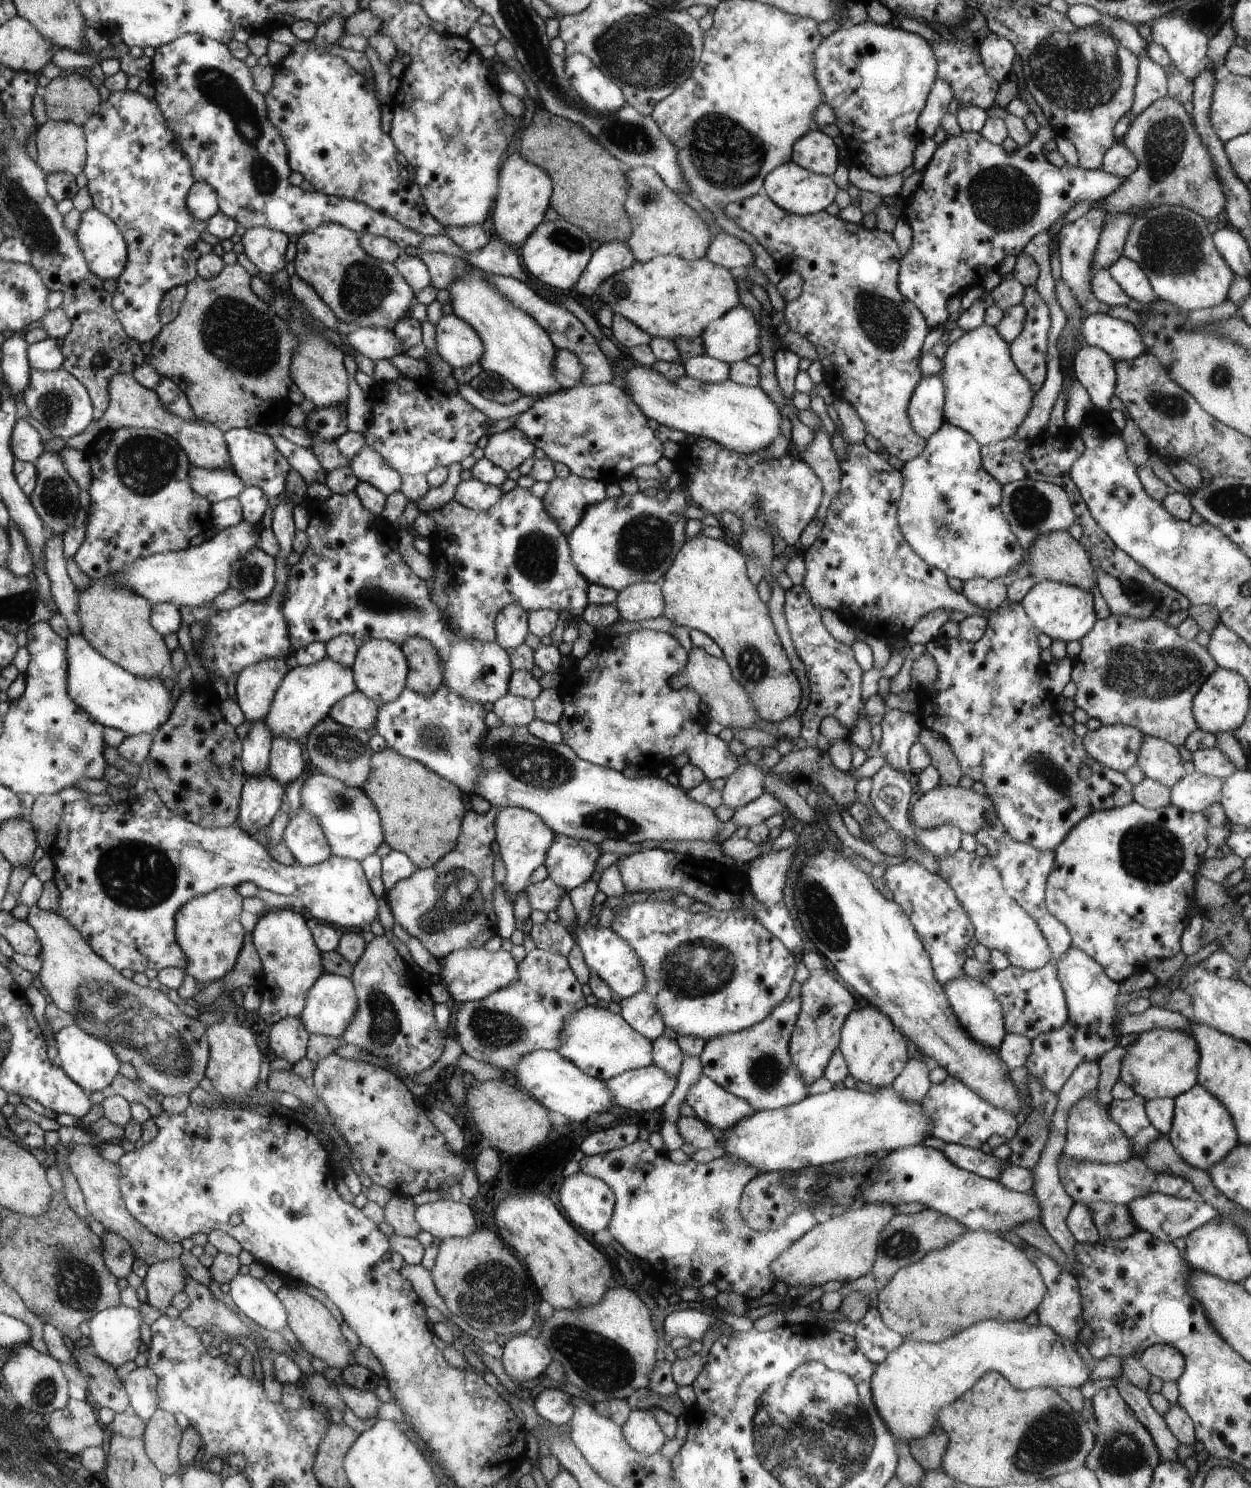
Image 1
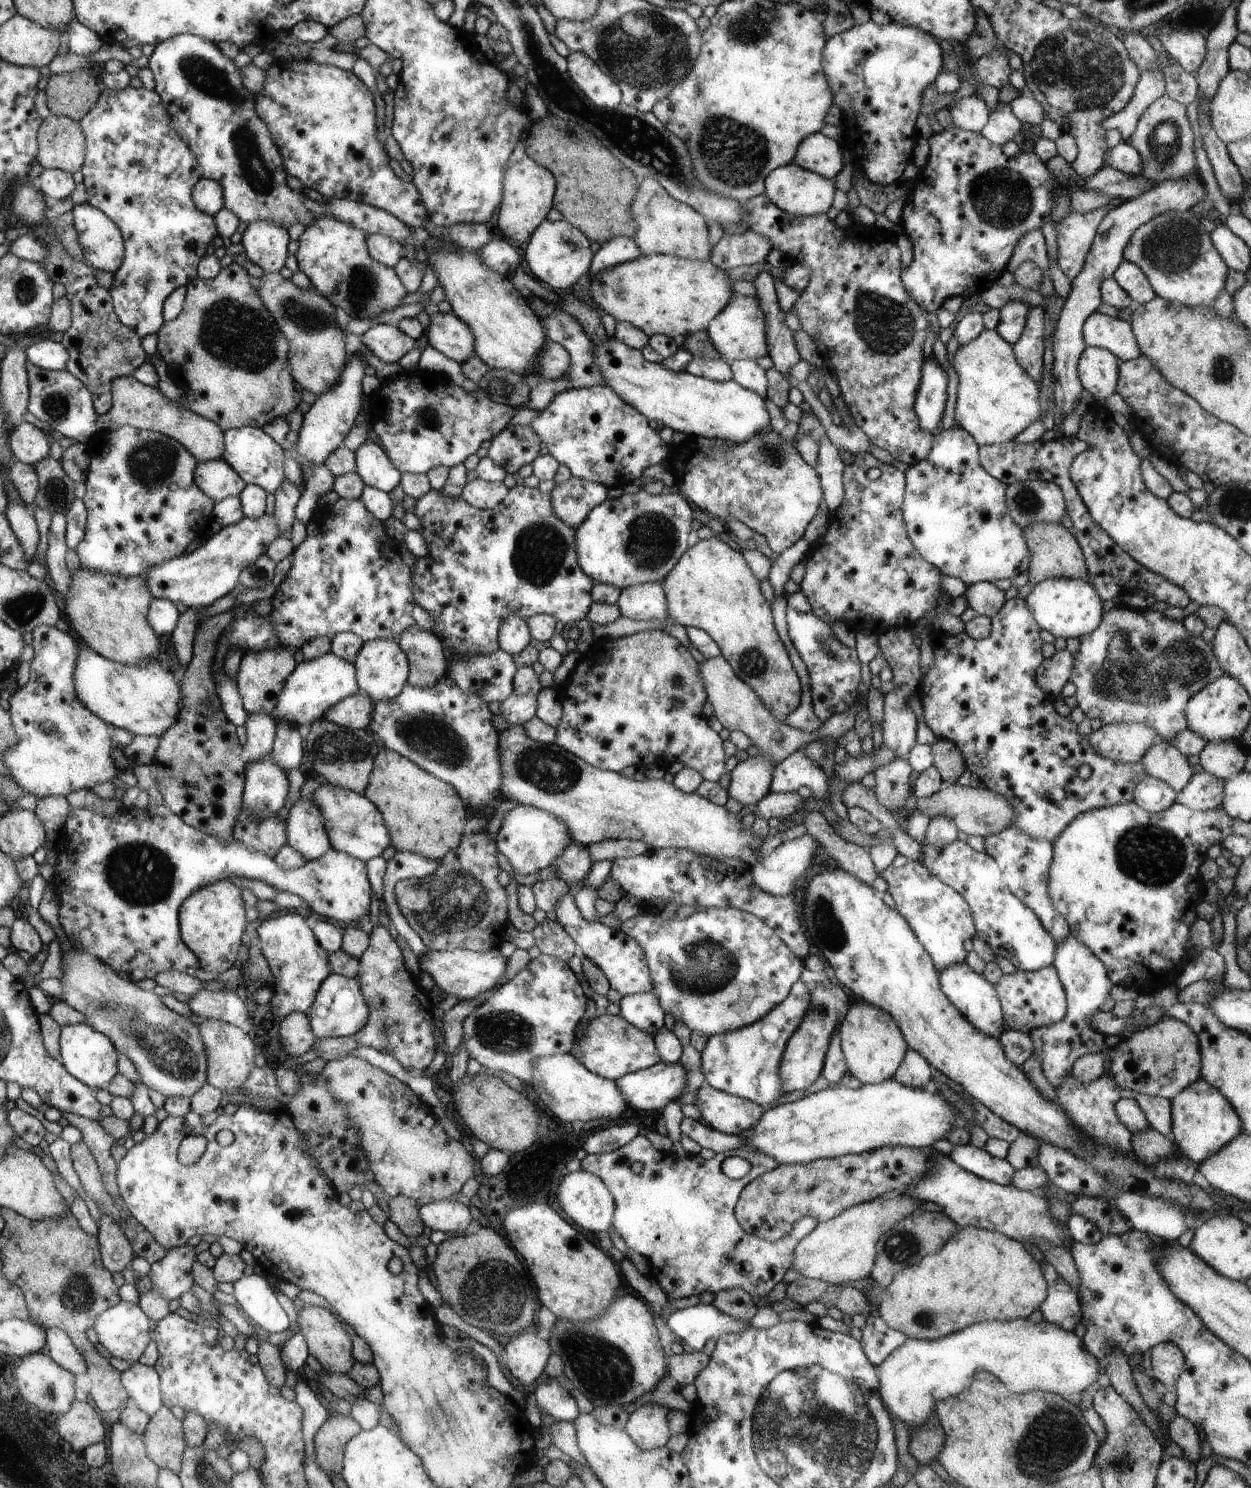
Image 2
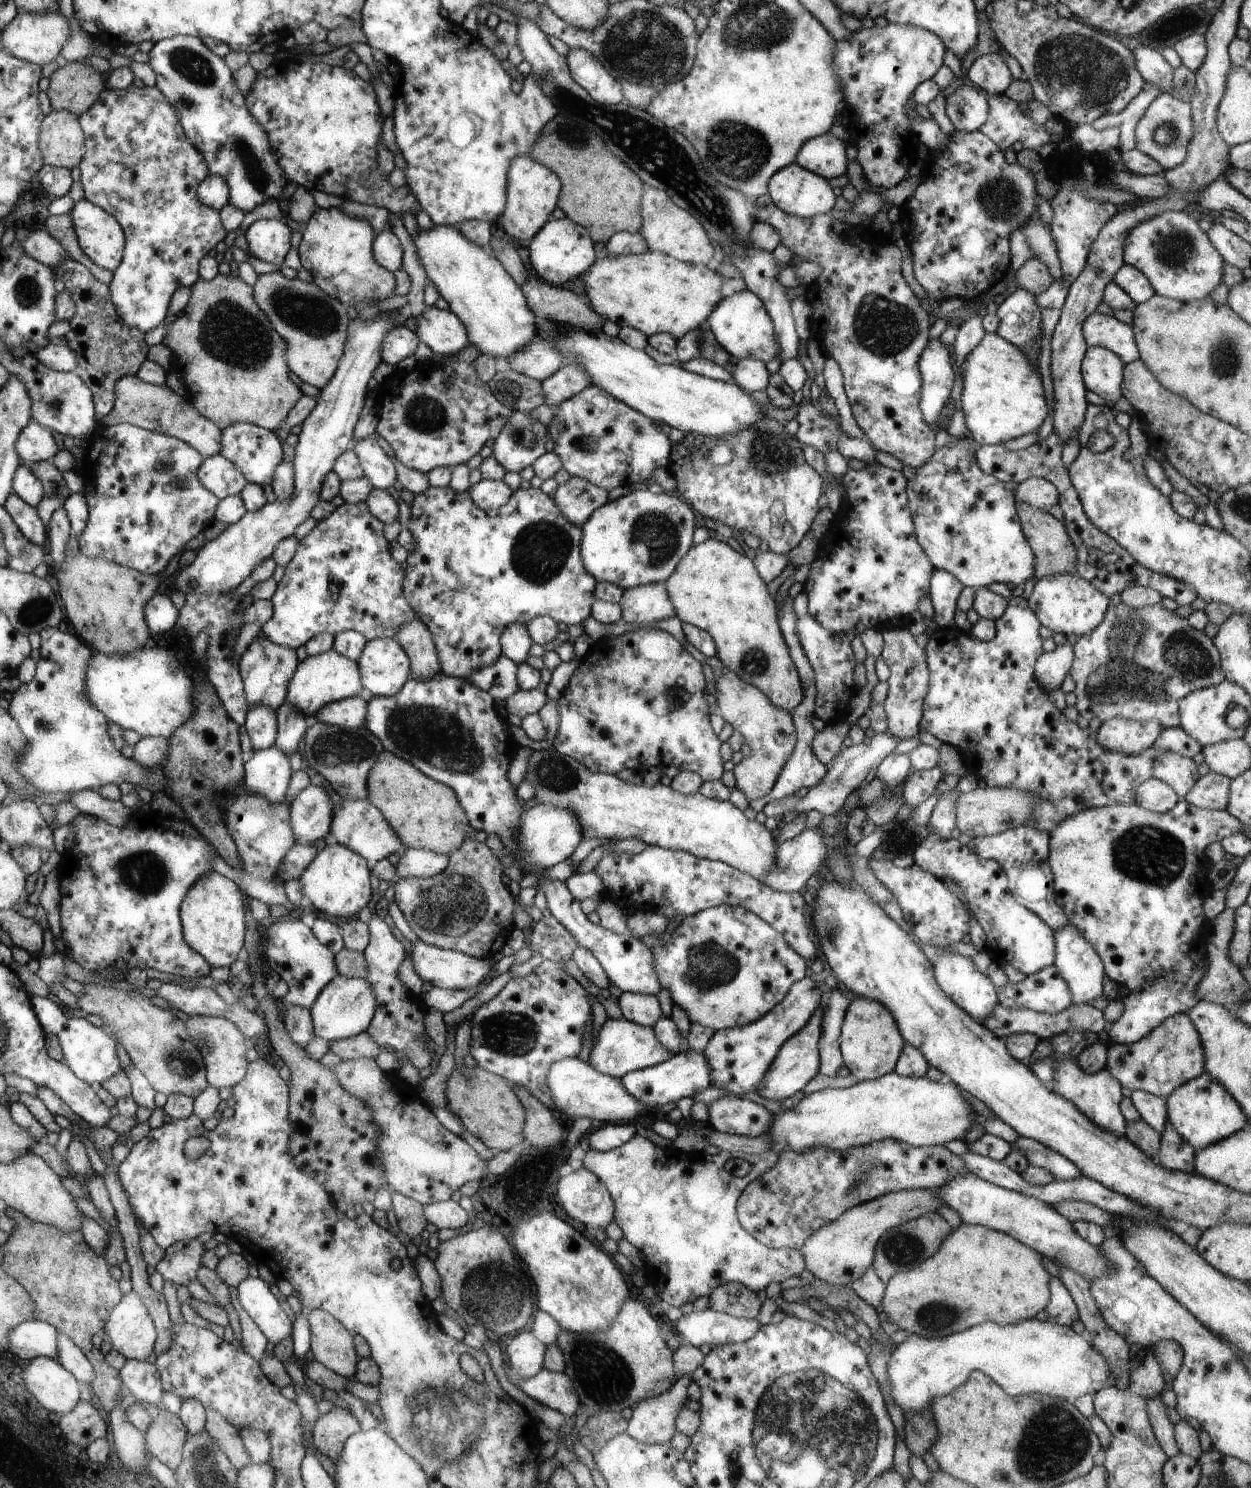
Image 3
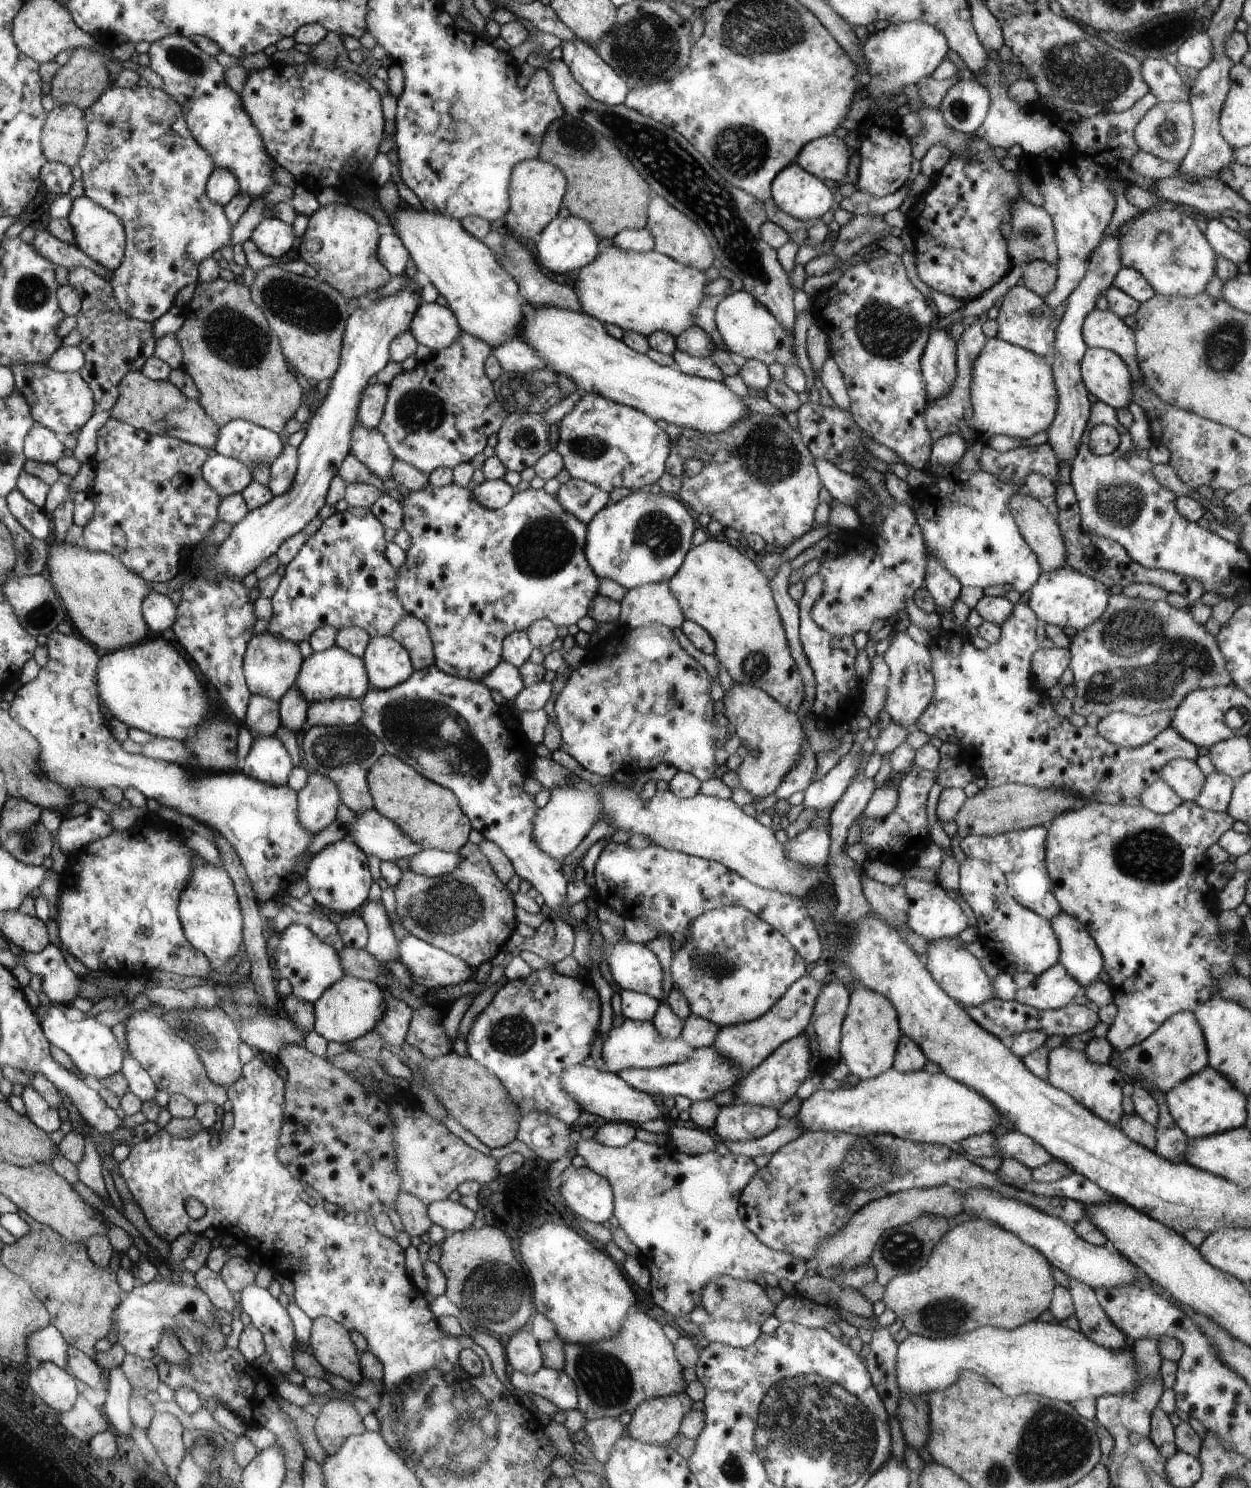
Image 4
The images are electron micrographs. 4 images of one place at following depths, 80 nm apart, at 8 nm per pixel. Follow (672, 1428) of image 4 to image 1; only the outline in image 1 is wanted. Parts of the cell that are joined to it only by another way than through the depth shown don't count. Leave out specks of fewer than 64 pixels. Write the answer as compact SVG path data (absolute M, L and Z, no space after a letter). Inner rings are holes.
M650 1409L633 1410L621 1428L631 1447L646 1456L660 1451L667 1439L655 1412Z

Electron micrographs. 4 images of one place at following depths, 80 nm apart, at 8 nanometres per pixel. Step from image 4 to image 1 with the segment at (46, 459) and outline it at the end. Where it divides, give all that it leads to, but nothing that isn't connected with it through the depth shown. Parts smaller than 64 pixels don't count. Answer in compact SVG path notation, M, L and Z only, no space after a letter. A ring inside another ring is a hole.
M19 419L12 432L12 449L16 460L35 463L44 453L40 434L25 419Z

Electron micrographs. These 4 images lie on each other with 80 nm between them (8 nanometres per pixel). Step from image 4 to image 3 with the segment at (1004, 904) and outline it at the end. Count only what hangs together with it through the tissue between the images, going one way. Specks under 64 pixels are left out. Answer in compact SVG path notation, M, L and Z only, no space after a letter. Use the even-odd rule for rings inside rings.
M932 837L925 838L915 846L914 862L940 880L951 880L960 886L986 934L985 950L994 963L1010 965L1026 976L1054 965L1054 931L1037 914L1018 904L1008 892L1007 876L998 862L982 858L958 839Z

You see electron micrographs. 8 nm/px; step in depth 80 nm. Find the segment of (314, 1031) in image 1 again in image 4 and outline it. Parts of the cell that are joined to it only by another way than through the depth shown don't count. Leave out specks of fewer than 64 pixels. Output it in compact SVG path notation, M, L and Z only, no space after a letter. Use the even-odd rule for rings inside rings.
M344 975L344 978L337 980L325 994L313 1004L315 1010L315 1023L313 1030L326 1040L351 1043L357 1038L372 1032L378 1023L385 1018L388 1001L385 993L378 984Z

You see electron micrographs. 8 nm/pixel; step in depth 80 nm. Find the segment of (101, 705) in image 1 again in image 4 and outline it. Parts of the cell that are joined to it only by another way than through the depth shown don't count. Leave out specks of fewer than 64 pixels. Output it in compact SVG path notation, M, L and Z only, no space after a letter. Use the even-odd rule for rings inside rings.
M151 636L146 642L136 646L104 653L97 668L97 685L98 692L101 692L102 700L113 718L119 718L128 727L163 739L184 741L190 732L205 723L210 712L214 712L215 703L208 697L208 691L200 682L200 676L194 672L192 664L162 636Z

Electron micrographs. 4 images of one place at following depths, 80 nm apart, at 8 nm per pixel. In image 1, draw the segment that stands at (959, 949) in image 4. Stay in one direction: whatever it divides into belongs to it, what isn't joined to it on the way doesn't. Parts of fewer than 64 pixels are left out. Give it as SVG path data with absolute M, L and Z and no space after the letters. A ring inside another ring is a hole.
M966 973L946 981L943 989L960 1024L970 1033L970 1036L984 1046L998 1049L1007 1032L1004 1026L1002 1005L992 989L985 982L978 982Z

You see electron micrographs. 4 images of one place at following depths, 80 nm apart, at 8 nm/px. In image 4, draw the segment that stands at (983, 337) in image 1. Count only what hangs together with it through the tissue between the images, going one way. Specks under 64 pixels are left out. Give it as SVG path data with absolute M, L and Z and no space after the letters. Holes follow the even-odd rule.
M997 336L987 339L986 346L974 362L970 396L971 407L974 410L974 420L970 426L974 426L976 438L984 444L994 435L1004 435L1021 440L1032 438L1034 434L1048 430L1055 419L1058 408L1055 378L1046 358L1027 348L1000 340Z

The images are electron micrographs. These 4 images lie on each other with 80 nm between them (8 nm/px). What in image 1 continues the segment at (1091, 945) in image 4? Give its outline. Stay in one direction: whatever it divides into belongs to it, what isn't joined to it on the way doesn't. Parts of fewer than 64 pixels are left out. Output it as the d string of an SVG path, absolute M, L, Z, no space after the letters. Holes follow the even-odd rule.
M1074 945L1054 965L1065 992L1068 1020L1062 1028L1043 1032L1031 1040L1031 1053L1025 1066L1030 1074L1040 1079L1042 1086L1058 1094L1079 1064L1084 1061L1097 1062L1103 1054L1116 1047L1122 1035L1113 1029L1119 1010L1118 1005L1117 1010L1114 1008L1120 992L1119 984L1104 972L1102 965Z

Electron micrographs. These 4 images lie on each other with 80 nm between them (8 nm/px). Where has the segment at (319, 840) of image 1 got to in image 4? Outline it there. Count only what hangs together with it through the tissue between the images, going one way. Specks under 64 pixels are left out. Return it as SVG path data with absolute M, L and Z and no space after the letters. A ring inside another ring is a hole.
M314 773L309 775L306 785L297 792L297 801L301 823L315 835L336 821L341 793L329 776Z

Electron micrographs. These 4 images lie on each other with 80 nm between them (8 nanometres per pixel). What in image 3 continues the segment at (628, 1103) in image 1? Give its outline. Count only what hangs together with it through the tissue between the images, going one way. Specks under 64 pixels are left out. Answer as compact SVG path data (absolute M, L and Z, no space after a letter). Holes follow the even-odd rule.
M690 1048L686 1052L680 1050L672 1059L659 1065L630 1071L621 1080L631 1095L638 1097L638 1100L648 1108L658 1111L661 1115L672 1104L675 1105L680 1098L687 1096L693 1098L700 1090L713 1086L713 1076L706 1055Z

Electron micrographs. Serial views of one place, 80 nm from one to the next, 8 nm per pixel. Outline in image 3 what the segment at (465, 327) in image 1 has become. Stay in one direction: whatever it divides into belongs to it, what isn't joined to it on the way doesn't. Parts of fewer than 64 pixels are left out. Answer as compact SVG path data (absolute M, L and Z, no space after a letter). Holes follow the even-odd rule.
M436 305L426 306L423 312L415 317L415 321L415 332L419 340L434 353L449 357L463 351L471 342L465 325L450 309L440 310Z

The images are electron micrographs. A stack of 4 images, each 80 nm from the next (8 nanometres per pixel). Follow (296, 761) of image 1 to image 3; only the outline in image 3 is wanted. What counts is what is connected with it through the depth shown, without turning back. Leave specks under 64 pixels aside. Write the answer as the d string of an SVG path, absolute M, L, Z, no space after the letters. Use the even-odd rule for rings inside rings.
M288 701L282 703L276 712L278 728L275 744L285 753L298 751L298 743L308 726L307 716L302 711L295 709Z

